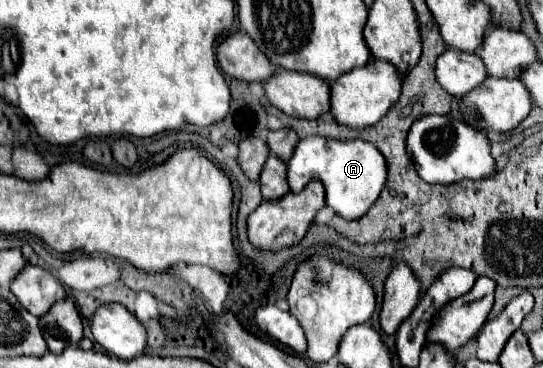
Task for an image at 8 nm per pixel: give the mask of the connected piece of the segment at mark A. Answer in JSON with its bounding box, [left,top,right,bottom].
[287,136,385,220]

